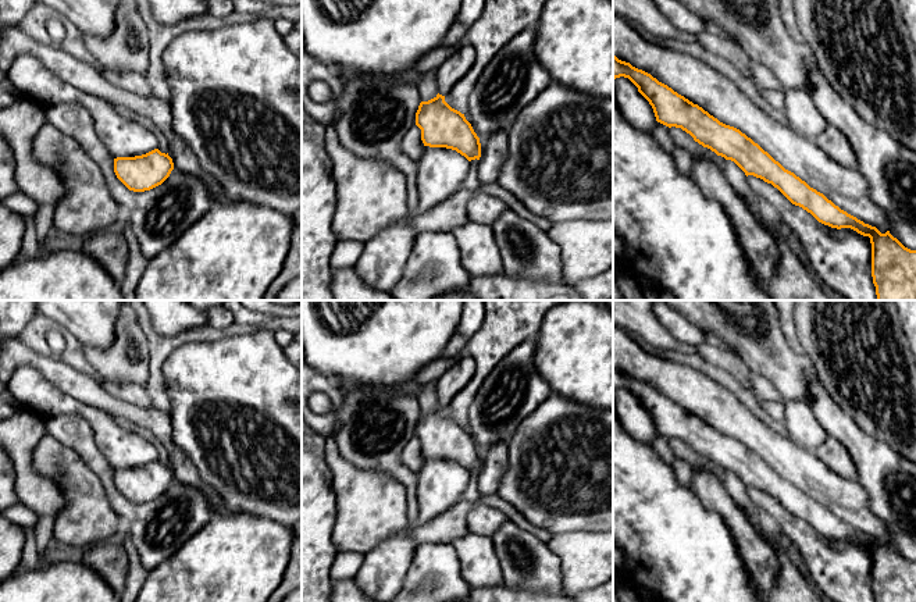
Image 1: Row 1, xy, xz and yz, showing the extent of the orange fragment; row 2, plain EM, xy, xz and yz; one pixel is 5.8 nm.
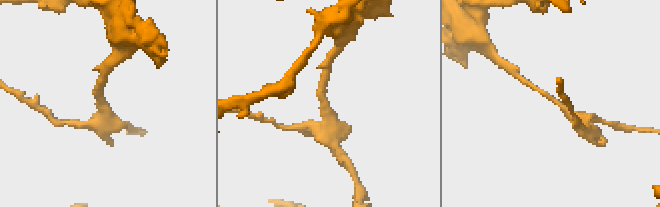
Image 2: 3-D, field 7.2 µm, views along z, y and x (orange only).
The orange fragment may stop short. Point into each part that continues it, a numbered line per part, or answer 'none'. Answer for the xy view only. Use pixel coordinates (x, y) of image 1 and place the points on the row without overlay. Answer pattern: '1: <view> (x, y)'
1: xy (124, 449)

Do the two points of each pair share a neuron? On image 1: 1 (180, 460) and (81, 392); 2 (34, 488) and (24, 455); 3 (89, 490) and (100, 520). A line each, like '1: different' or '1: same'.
1: same
2: same
3: same

